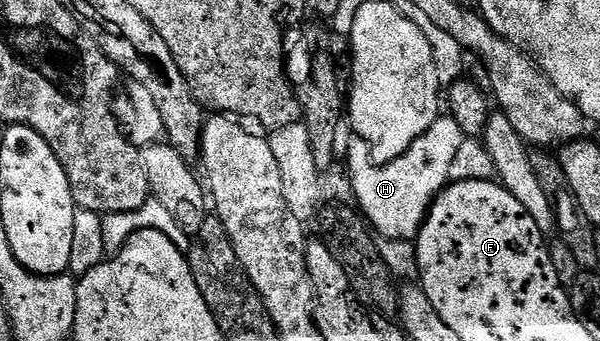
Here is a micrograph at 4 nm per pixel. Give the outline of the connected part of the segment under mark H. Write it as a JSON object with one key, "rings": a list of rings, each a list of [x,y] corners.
{"rings":[[[449,114],[438,116],[436,122],[410,146],[402,156],[395,158],[389,164],[375,164],[369,154],[367,142],[360,138],[353,138],[350,142],[349,155],[347,157],[347,167],[354,187],[356,207],[361,216],[371,225],[372,231],[378,237],[385,237],[391,240],[410,240],[416,237],[425,220],[425,214],[429,211],[433,200],[450,183],[449,173],[451,162],[455,159],[455,154],[459,151],[460,144],[467,139],[459,128],[459,123]]]}

